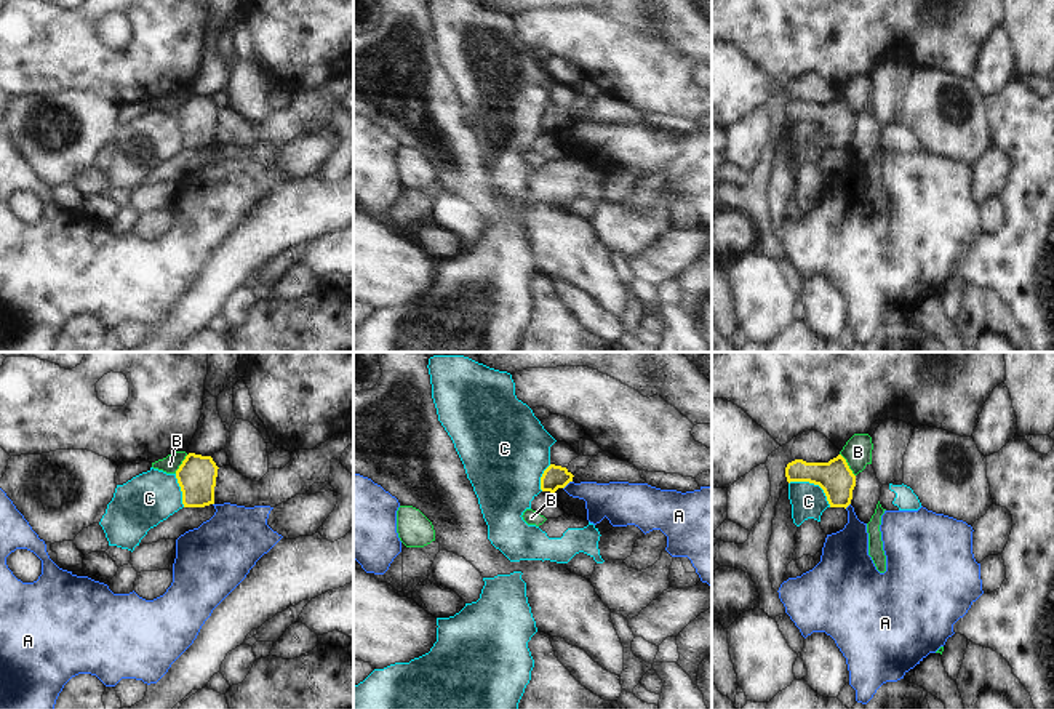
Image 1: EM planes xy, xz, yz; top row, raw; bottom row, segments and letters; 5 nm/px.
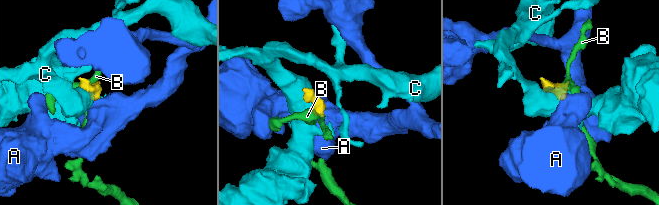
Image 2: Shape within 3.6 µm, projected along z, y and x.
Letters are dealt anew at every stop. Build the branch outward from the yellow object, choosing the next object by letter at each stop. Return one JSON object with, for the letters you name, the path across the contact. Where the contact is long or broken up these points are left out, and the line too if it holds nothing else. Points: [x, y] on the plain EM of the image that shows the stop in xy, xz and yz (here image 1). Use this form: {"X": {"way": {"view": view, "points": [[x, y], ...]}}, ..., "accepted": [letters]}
{"accepted": []}

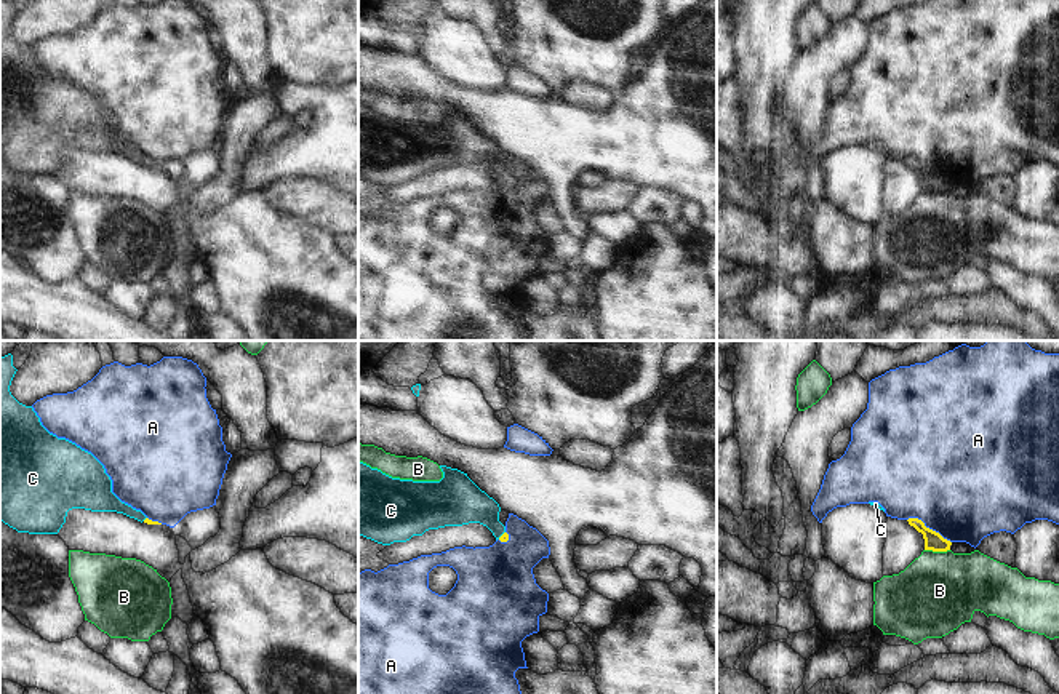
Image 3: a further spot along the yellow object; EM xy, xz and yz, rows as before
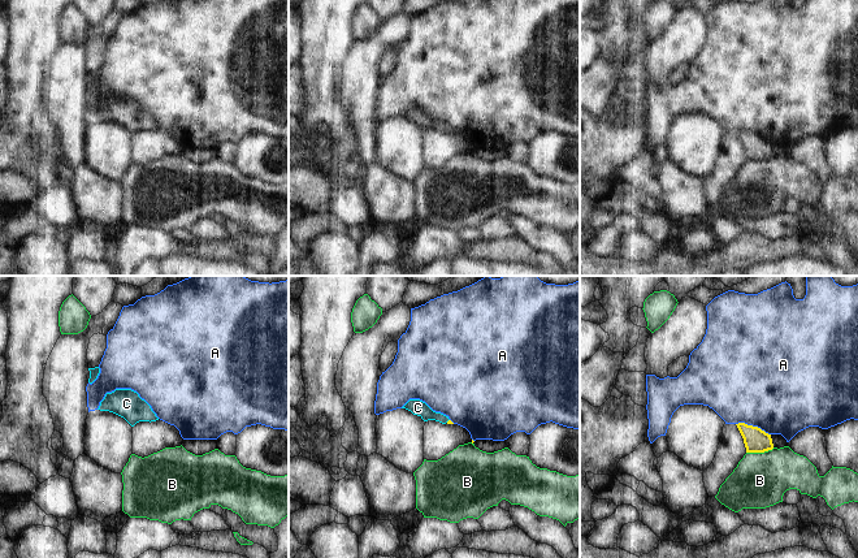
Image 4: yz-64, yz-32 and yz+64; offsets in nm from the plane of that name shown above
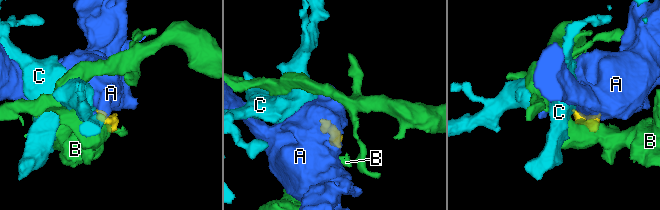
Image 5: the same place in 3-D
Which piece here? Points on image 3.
{"C": {"way": {"view": "xz", "points": [[504, 179], [503, 176], [474, 147], [464, 144]]}}, "accepted": ["C"]}

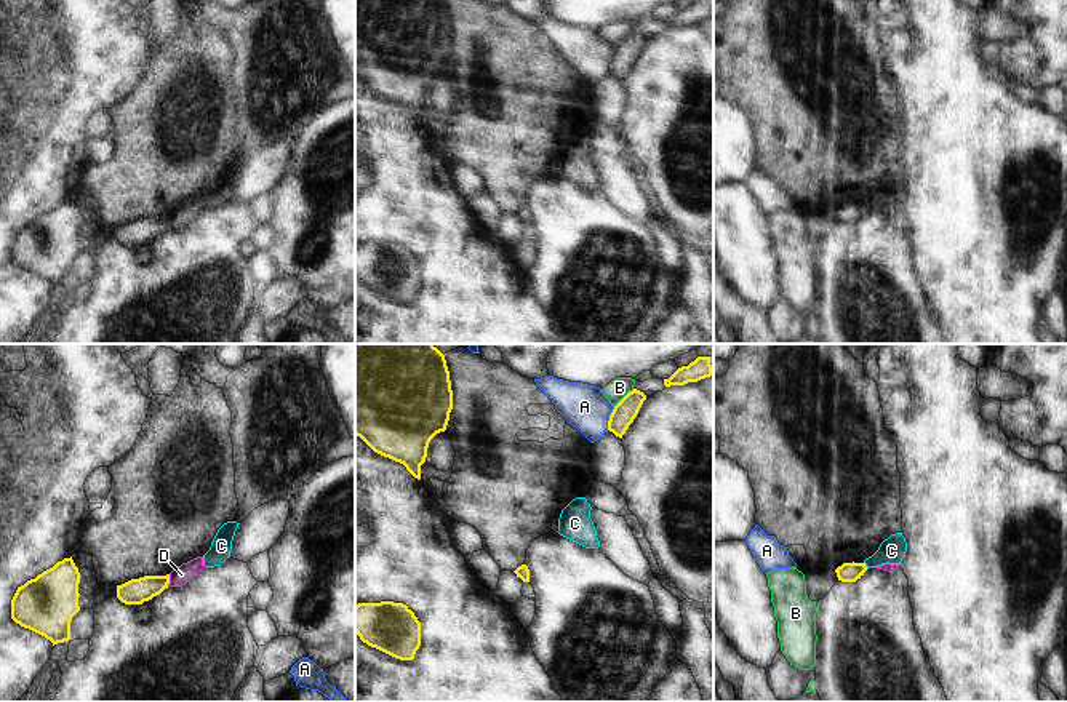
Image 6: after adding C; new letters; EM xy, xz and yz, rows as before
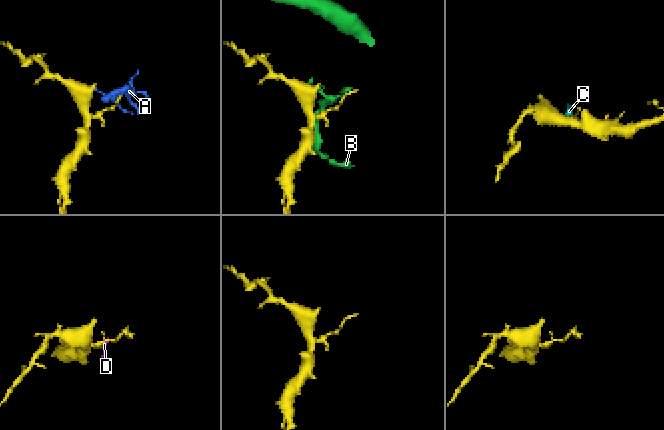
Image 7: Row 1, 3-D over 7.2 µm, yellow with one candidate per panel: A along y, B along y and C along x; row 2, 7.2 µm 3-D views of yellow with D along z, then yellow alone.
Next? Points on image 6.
{"accepted": []}

